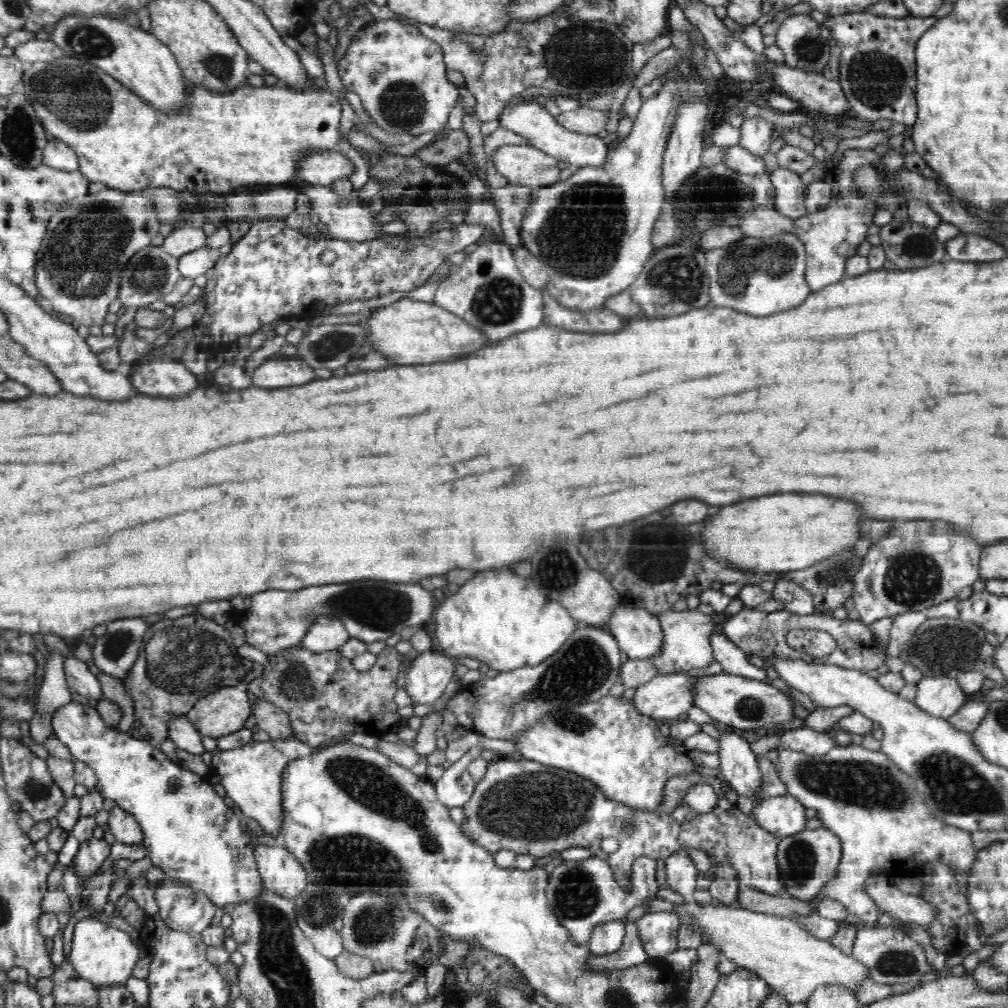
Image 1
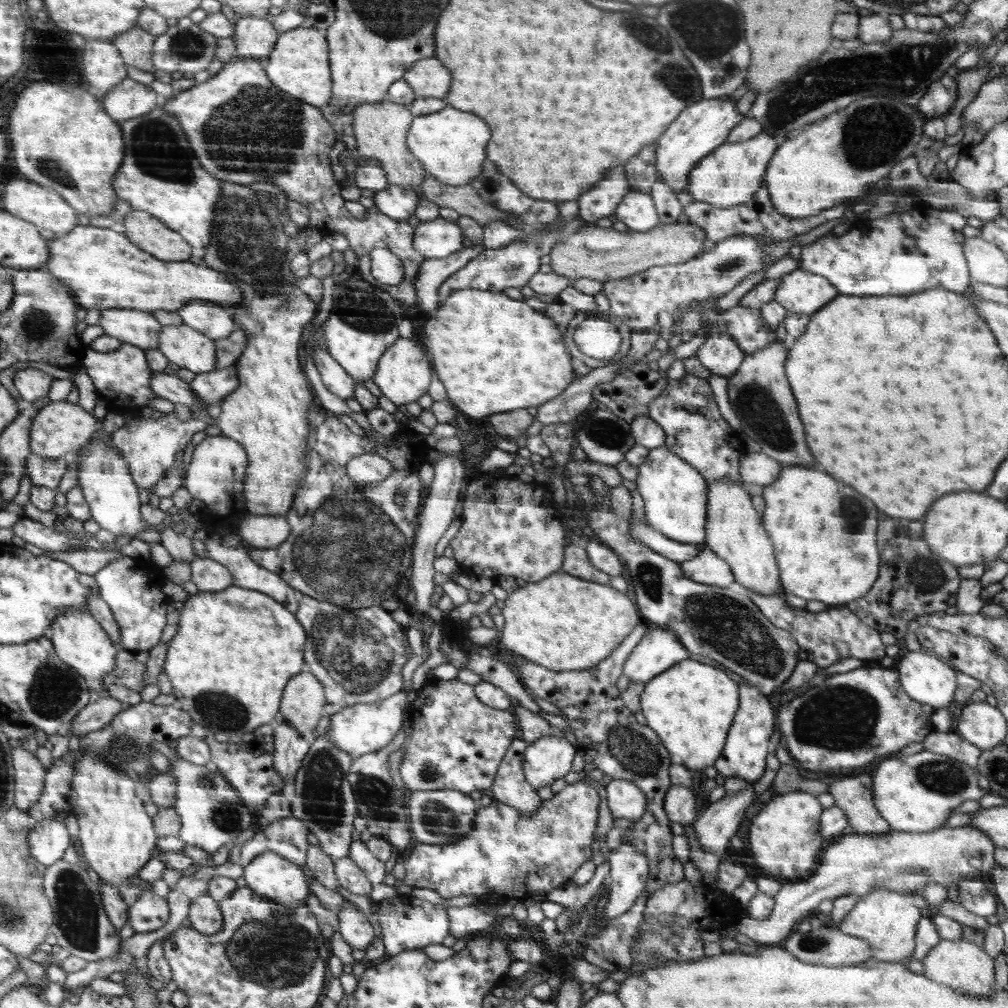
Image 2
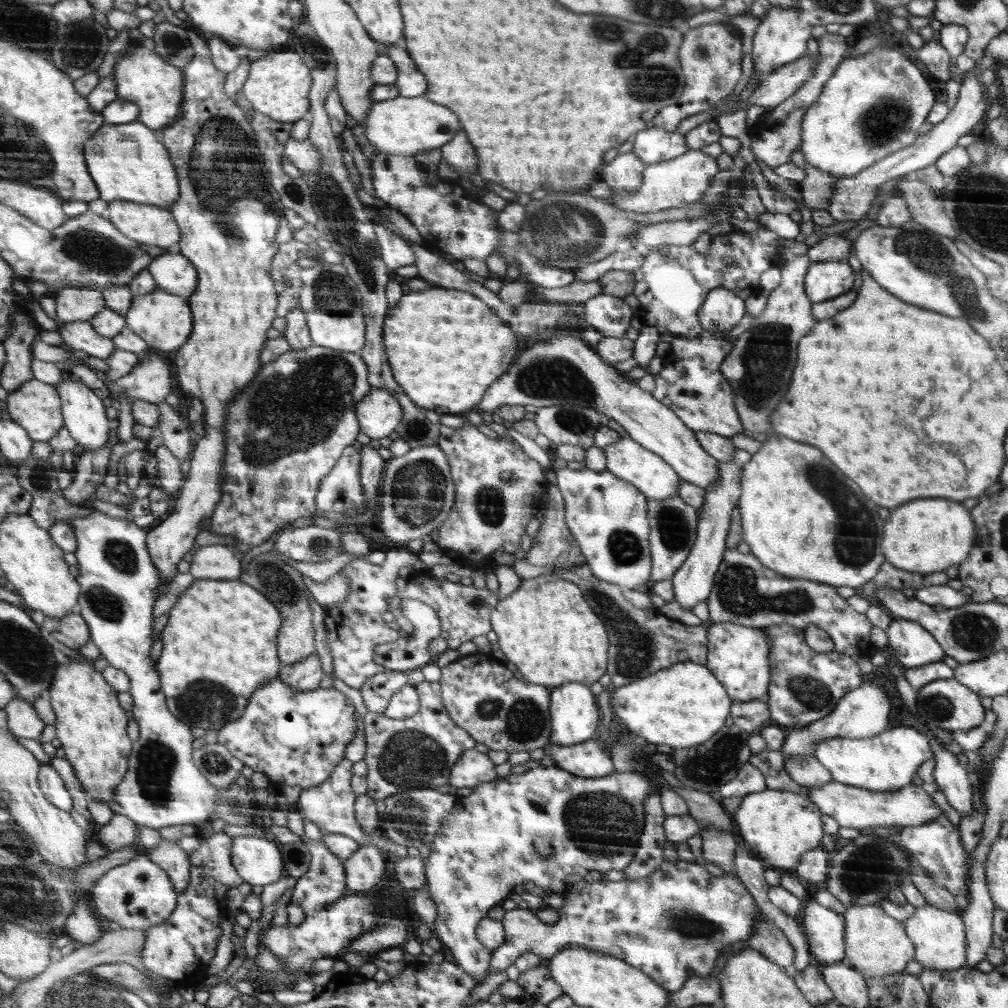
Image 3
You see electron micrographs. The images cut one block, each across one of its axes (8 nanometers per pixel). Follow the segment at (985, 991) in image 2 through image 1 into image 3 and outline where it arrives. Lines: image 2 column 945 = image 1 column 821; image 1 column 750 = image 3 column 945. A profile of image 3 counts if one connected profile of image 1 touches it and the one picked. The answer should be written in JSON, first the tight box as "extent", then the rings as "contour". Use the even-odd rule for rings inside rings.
{"extent":[904,906,966,971],"contour":[[[930,906],[915,907],[914,914],[904,921],[907,934],[916,945],[916,962],[925,969],[952,971],[966,966],[966,924],[961,913]]]}

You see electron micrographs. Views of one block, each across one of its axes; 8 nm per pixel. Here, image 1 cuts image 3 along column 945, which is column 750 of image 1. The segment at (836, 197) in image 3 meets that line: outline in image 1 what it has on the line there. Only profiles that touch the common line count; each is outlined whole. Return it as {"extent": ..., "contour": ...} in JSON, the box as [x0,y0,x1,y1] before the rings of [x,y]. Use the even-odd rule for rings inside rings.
{"extent":[739,118,773,158],"contour":[[[746,118],[740,126],[739,145],[751,152],[754,156],[762,158],[772,144],[773,125],[763,118]]]}

